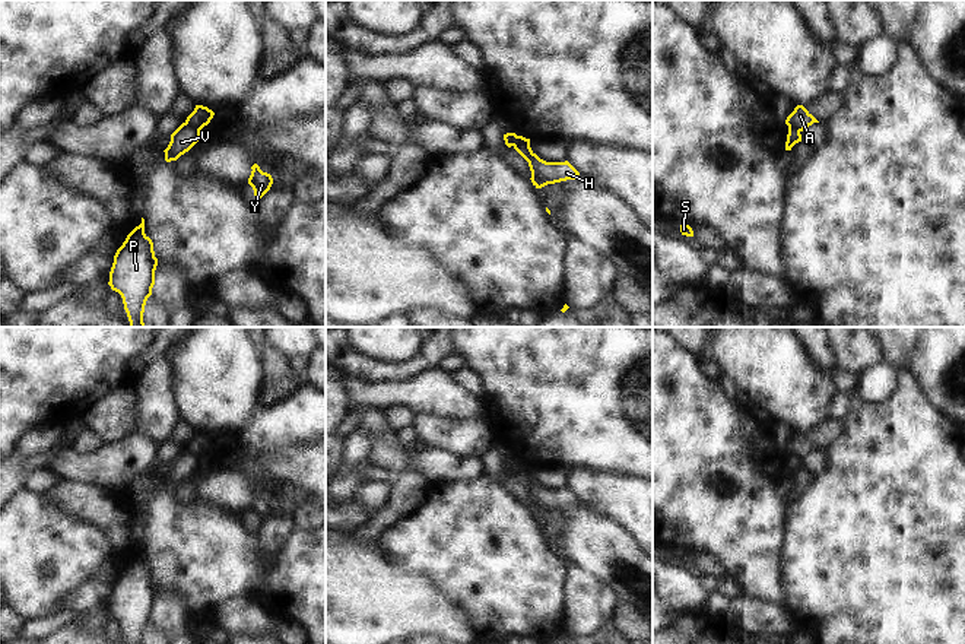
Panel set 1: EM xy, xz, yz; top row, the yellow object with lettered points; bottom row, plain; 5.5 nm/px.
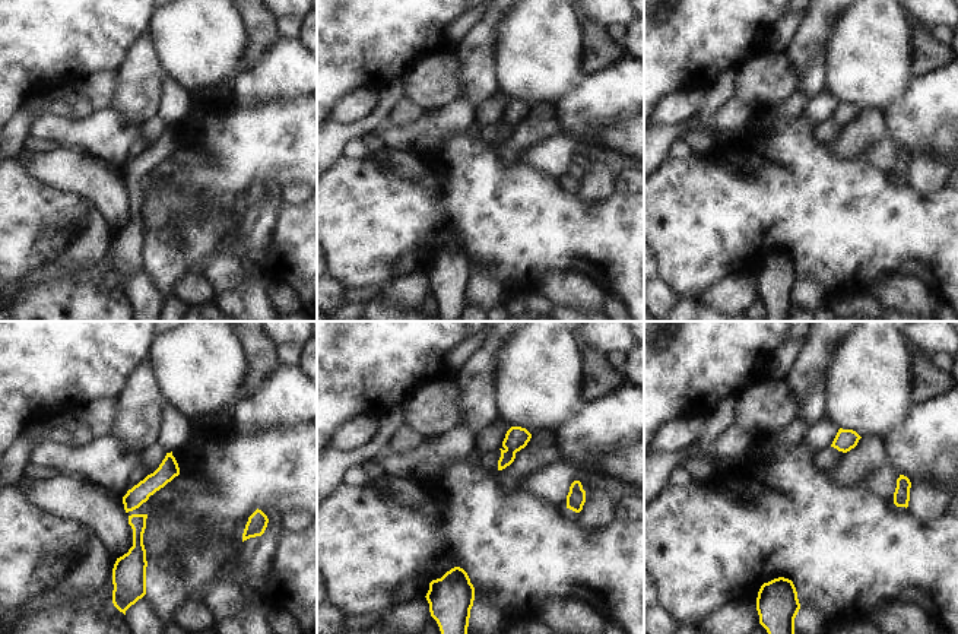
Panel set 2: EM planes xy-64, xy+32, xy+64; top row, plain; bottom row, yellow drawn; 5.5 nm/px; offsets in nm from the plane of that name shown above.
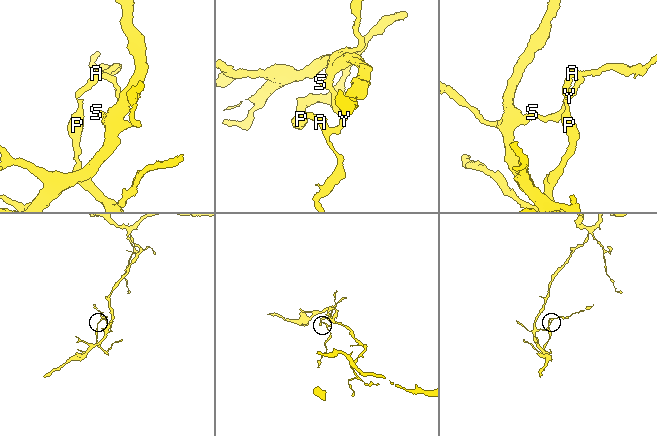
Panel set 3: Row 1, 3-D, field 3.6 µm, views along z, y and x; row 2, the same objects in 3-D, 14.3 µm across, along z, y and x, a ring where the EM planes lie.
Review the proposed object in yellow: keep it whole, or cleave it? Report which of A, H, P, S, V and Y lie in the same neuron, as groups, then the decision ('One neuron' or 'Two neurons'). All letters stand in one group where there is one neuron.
Groups: A H S Y / P V. Two neurons

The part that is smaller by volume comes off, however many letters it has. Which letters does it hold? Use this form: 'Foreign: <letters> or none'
Foreign: P, V

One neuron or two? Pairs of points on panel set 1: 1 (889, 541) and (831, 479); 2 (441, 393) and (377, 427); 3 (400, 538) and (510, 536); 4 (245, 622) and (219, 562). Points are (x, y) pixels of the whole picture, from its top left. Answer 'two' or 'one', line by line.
1: one
2: two
3: one
4: two

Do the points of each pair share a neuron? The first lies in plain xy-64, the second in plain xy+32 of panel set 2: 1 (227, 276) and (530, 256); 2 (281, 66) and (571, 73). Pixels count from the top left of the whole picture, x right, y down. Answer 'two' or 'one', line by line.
1: two
2: two

